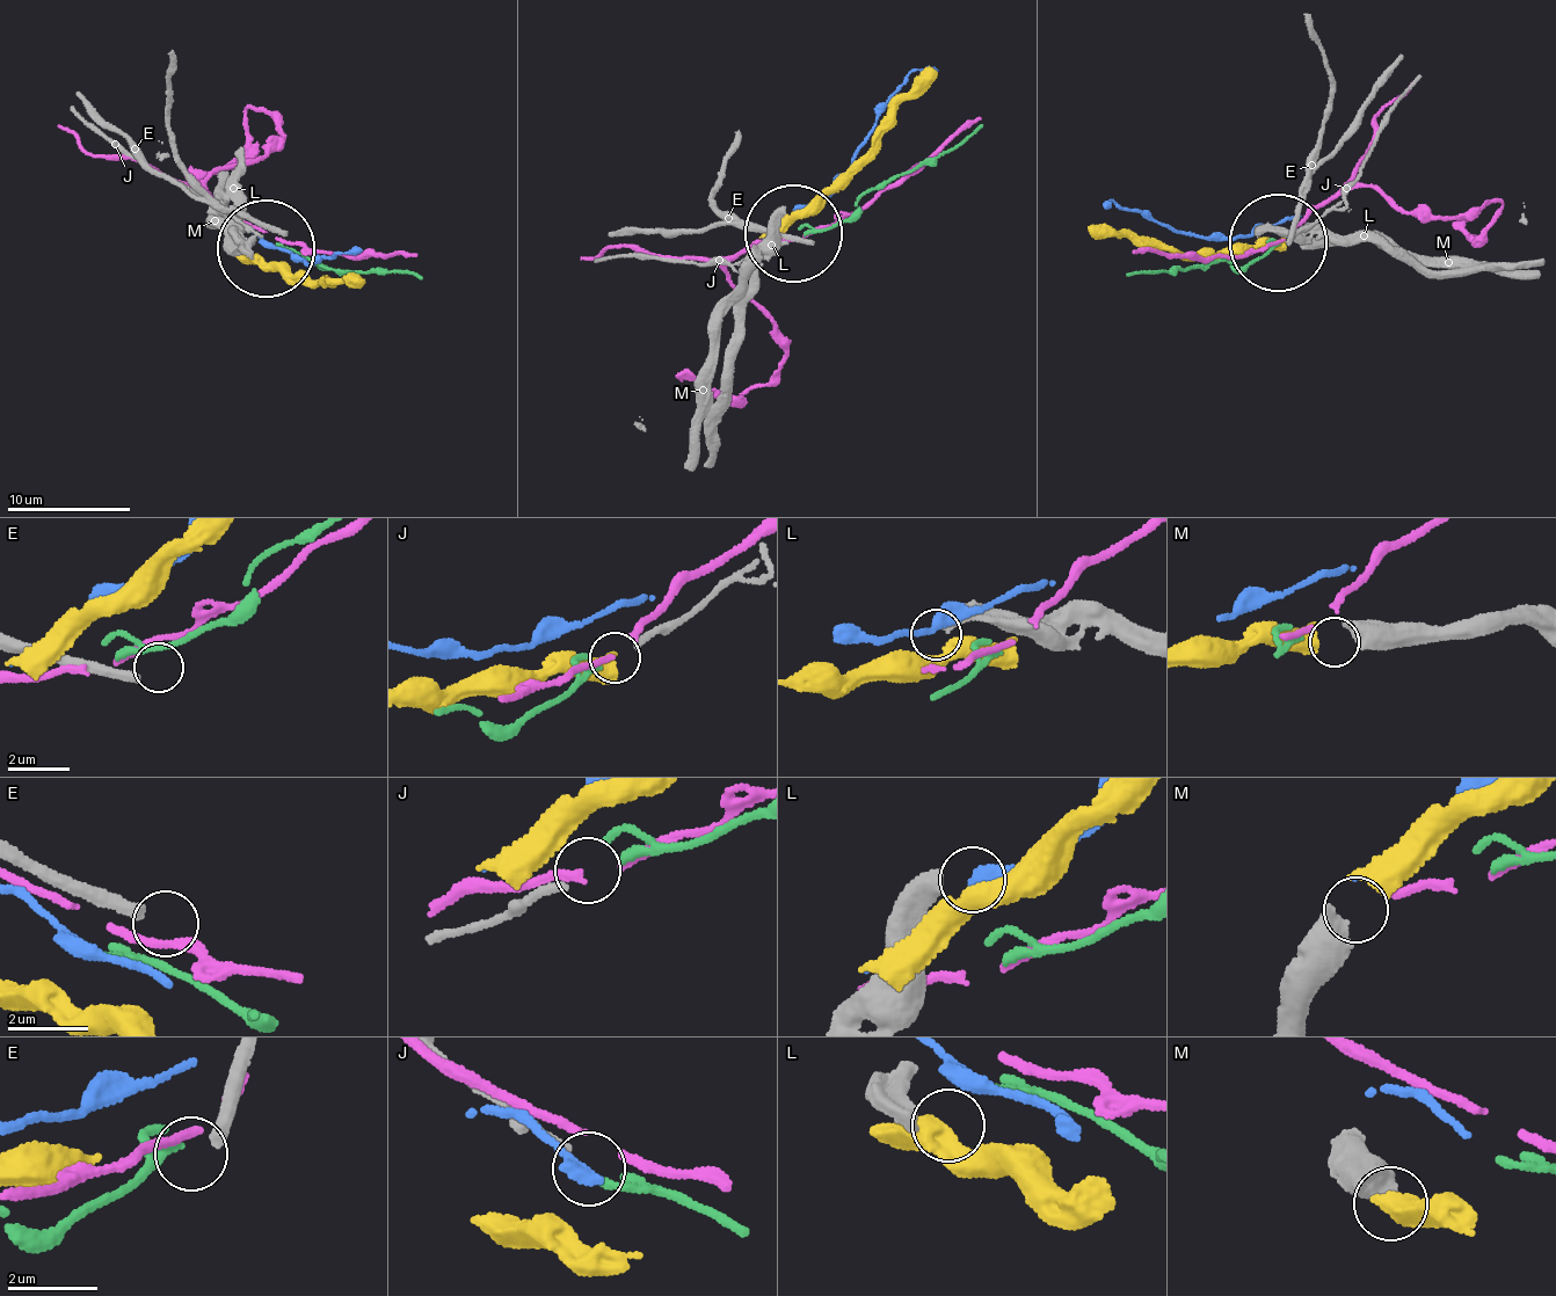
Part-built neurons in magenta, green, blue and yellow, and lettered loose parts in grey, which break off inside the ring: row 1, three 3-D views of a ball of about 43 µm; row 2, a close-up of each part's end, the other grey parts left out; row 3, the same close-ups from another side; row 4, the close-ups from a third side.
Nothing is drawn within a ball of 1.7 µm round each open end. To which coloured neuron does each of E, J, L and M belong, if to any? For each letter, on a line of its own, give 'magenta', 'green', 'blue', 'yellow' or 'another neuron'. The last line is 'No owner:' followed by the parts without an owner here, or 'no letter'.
E: another neuron
J: green
L: another neuron
M: yellow
No owner: E, L

